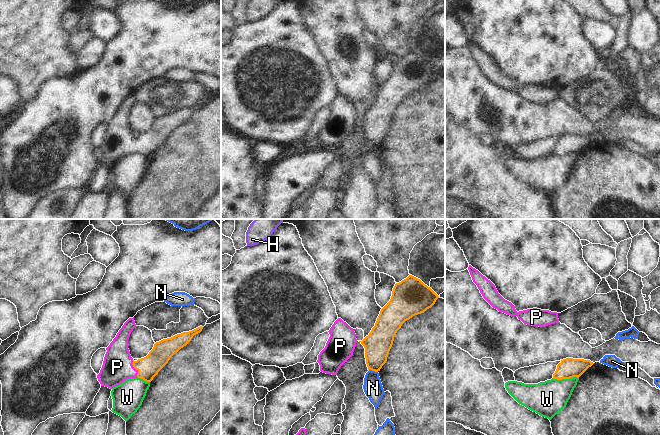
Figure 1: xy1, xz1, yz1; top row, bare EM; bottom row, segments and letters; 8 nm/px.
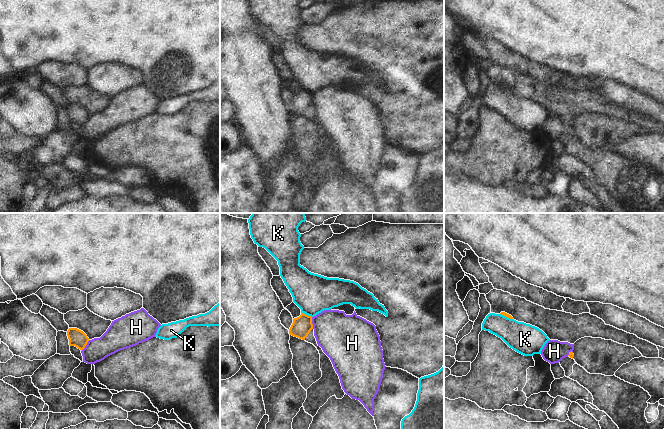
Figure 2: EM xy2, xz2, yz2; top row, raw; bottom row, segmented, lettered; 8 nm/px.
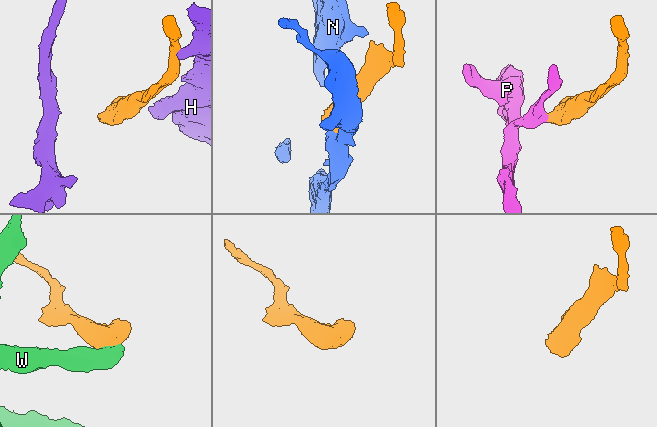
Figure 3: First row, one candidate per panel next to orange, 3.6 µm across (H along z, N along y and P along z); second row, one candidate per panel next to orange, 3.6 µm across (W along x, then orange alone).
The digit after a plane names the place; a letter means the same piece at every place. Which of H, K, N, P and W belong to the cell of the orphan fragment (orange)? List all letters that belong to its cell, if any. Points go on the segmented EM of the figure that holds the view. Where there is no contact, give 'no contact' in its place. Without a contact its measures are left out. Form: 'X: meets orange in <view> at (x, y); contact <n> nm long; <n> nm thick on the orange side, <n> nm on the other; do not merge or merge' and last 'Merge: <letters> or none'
H: meets orange in xz2 at (311, 323); contact 100 nm long; 160 nm thick on the orange side, 360 nm on the other; do not merge
K: meets orange in xz2 at (305, 314); contact 100 nm long; 160 nm thick on the orange side, 320 nm on the other; do not merge
N: meets orange in xz1 at (373, 370); contact 80 nm long; 220 nm thick on the orange side, 150 nm on the other; do not merge
P: meets orange in xy1 at (134, 367); contact 140 nm long; 180 nm thick on the orange side, 240 nm on the other; merge
W: meets orange in yz1 at (565, 378); contact 220 nm long; 160 nm thick on the orange side, 280 nm on the other; do not merge
Merge: P

